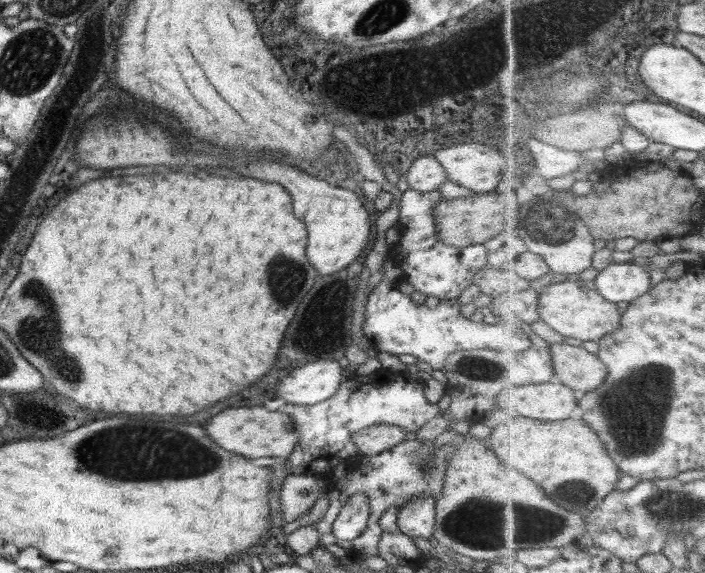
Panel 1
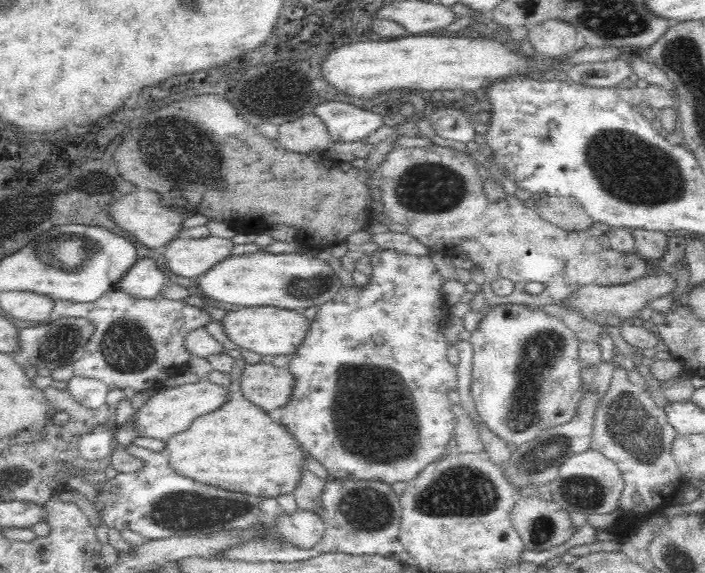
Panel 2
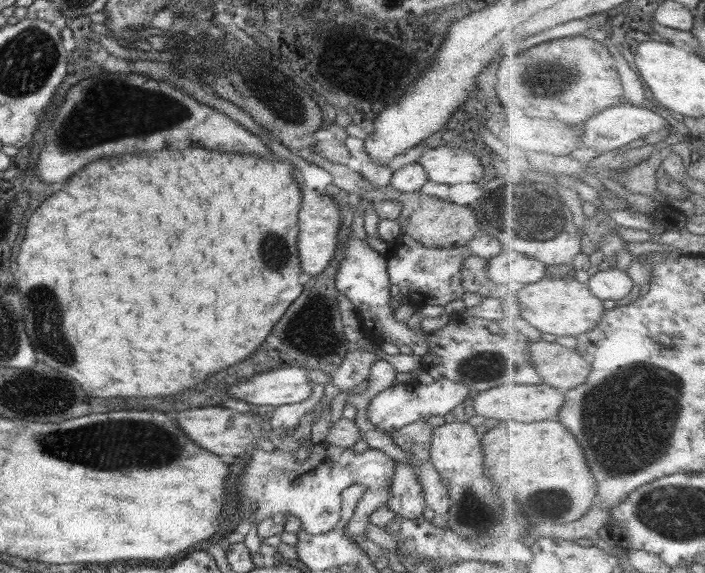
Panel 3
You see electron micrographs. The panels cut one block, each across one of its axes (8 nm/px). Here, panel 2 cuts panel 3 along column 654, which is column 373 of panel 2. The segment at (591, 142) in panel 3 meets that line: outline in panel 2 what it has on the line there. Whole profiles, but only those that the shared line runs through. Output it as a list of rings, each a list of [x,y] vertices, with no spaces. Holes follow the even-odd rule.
[[[334,100],[320,104],[316,114],[326,122],[334,142],[362,142],[364,137],[370,136],[385,123],[385,117],[380,112],[362,110]]]

